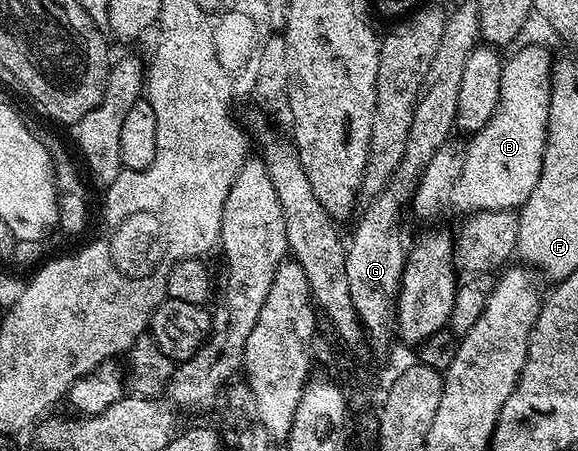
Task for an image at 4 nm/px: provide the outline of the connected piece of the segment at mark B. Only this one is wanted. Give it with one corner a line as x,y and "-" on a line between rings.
529,44
521,48
513,57
506,59
501,66
501,85
499,86
499,102
492,118
477,132
468,137
469,145
461,149
454,142
446,142
437,151
435,158
425,167
417,189
413,191
411,212
429,220
437,216
441,208
454,208
464,214
490,212
507,208
520,209
527,202
531,190
535,190
535,182
539,182
539,174
543,166
546,140
548,138
548,108
551,102
552,86
550,72
553,71
555,60
541,44

